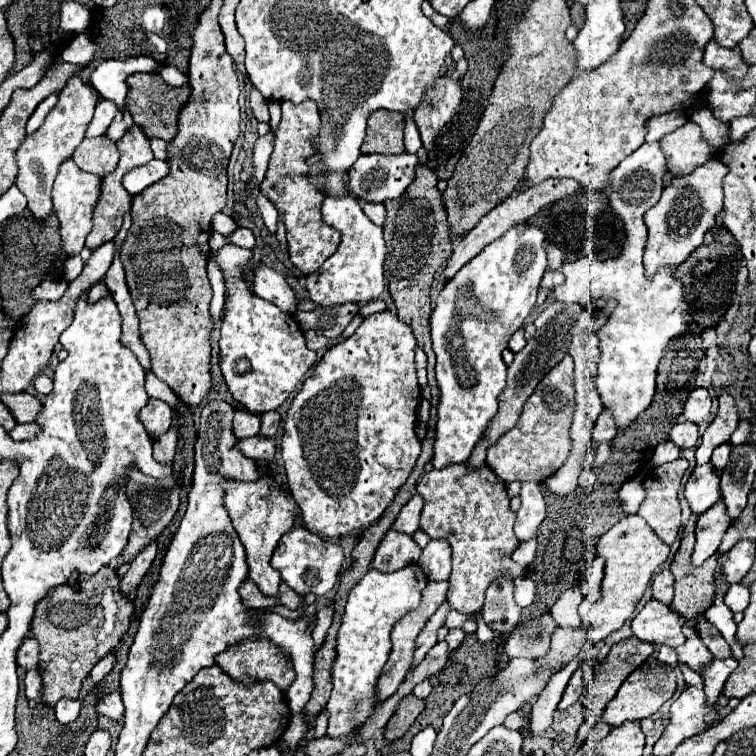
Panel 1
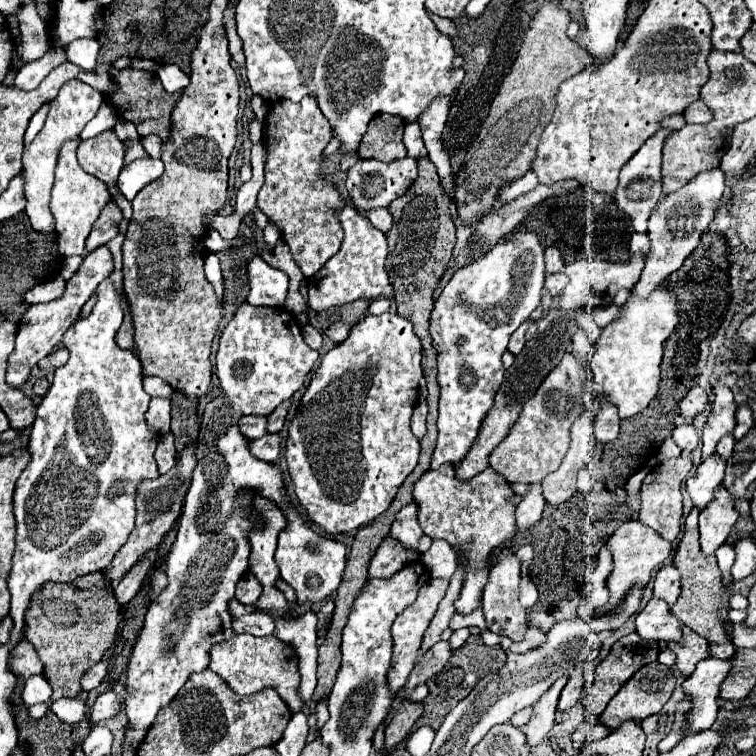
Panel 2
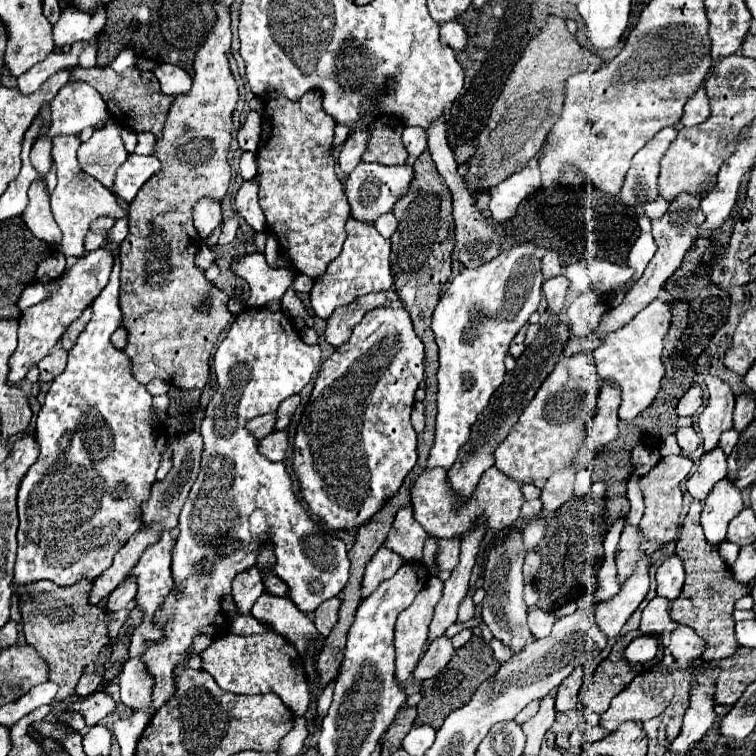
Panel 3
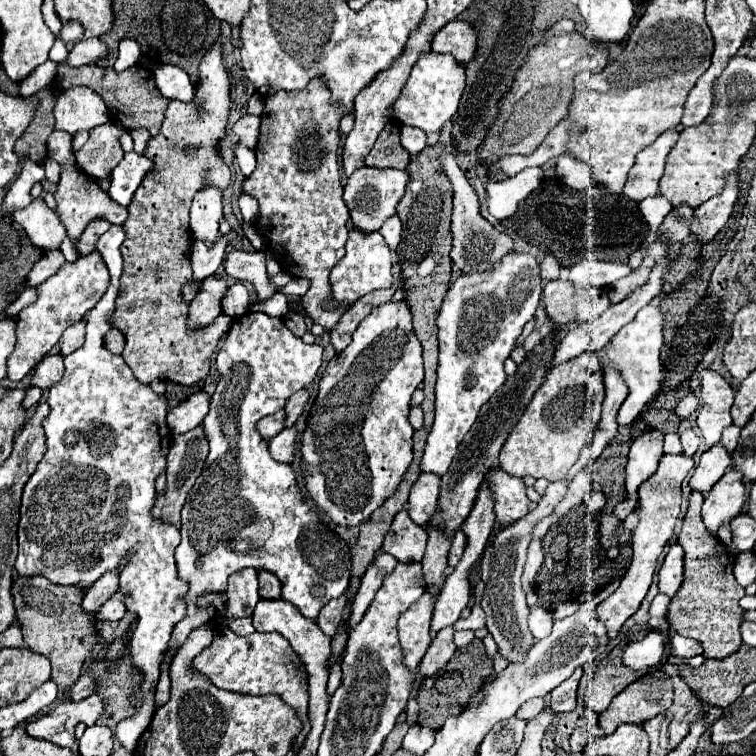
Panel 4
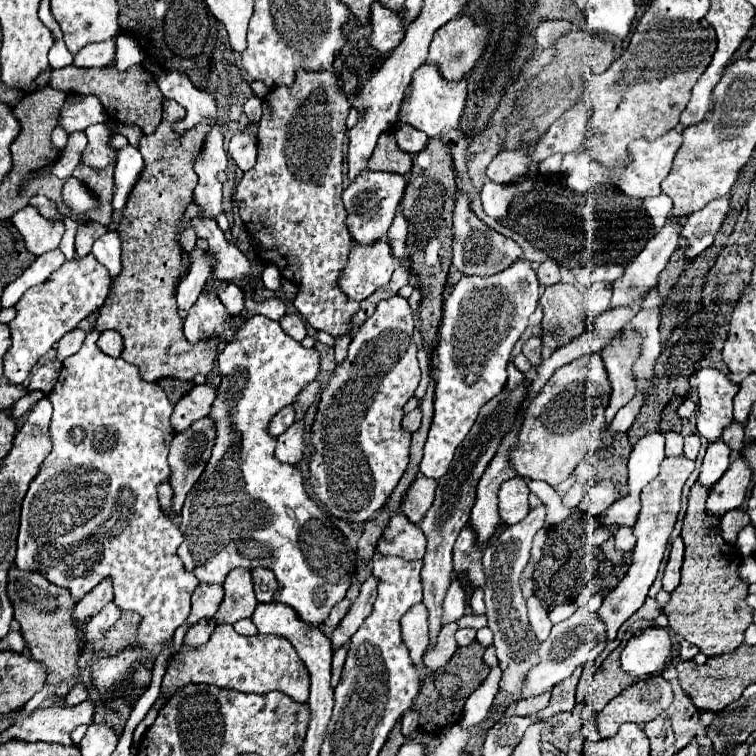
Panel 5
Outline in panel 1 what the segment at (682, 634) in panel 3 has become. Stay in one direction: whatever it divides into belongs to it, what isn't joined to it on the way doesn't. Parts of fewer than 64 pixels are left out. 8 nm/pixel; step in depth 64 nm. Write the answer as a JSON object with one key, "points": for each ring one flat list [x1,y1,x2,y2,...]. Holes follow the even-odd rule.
{"points":[[684,626,684,636,686,636,686,642,674,650,676,650,680,662,684,662,690,670,698,672,698,670,702,670,702,666,706,666,706,662,714,660,714,656,704,646,704,642,700,640,700,636,694,628]]}

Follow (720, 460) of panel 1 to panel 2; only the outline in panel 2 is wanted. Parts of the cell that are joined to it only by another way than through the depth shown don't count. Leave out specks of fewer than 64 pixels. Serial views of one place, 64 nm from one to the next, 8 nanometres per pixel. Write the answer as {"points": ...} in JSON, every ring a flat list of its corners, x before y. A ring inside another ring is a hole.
{"points":[[726,434,720,442,718,442,718,446,716,446,716,454,718,456,722,456,722,458,728,458,730,454,732,454,732,448,734,448,734,436,732,434]]}

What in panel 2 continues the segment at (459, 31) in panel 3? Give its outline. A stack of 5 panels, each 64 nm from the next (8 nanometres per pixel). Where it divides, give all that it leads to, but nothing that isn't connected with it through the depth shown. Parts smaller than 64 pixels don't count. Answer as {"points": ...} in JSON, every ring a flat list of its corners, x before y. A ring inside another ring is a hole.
{"points":[[432,16,432,20,434,20,436,28,438,28,444,36,448,36,448,38,452,38,452,40,454,40,454,36,458,34,458,30,456,30,456,26,454,26,454,22,452,22,452,20,438,18,438,16]]}

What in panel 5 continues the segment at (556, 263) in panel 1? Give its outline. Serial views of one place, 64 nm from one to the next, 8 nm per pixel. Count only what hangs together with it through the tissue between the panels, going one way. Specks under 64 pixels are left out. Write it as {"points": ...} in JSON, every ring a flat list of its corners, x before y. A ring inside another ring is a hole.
{"points":[[546,260,538,266,536,270,536,276,540,280,542,286,552,286,552,284,558,284,560,282,560,270,558,270,558,264,554,260]]}

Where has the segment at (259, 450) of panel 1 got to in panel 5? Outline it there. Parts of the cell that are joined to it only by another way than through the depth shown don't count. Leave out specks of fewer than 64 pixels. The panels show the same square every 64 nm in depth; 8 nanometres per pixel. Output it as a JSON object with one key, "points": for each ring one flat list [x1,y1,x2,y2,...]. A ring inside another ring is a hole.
{"points":[[298,420,294,422,294,426,290,426,290,430,286,430,286,434,278,436,278,444,276,444,276,458,280,462,288,462,288,464,298,464,304,454,308,452,310,444,304,440,304,422]]}

